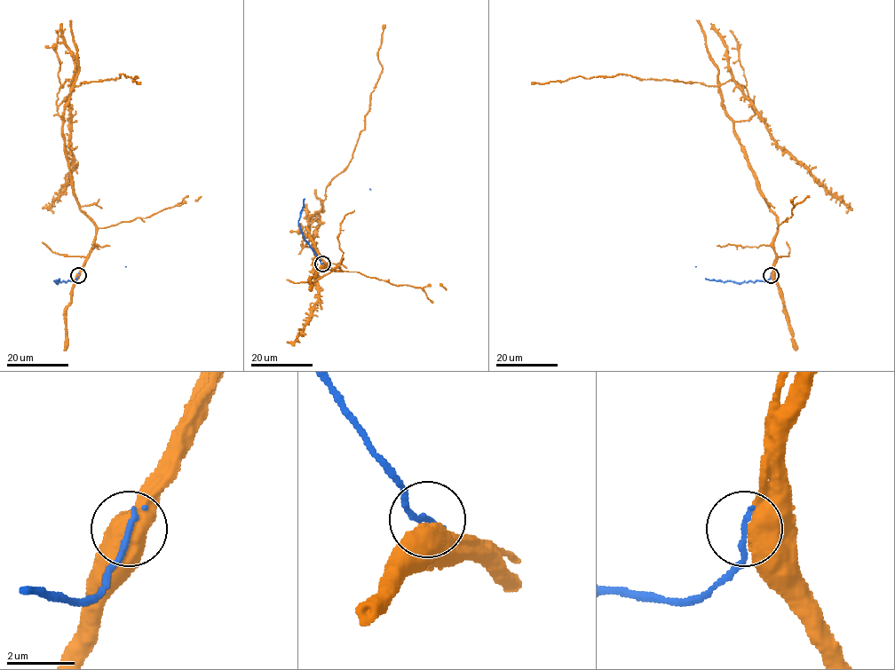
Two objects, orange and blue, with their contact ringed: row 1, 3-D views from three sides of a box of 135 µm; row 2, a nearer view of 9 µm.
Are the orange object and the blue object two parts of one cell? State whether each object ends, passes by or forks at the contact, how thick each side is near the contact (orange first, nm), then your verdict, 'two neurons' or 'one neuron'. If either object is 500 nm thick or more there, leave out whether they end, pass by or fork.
750/190 nm | one neuron

